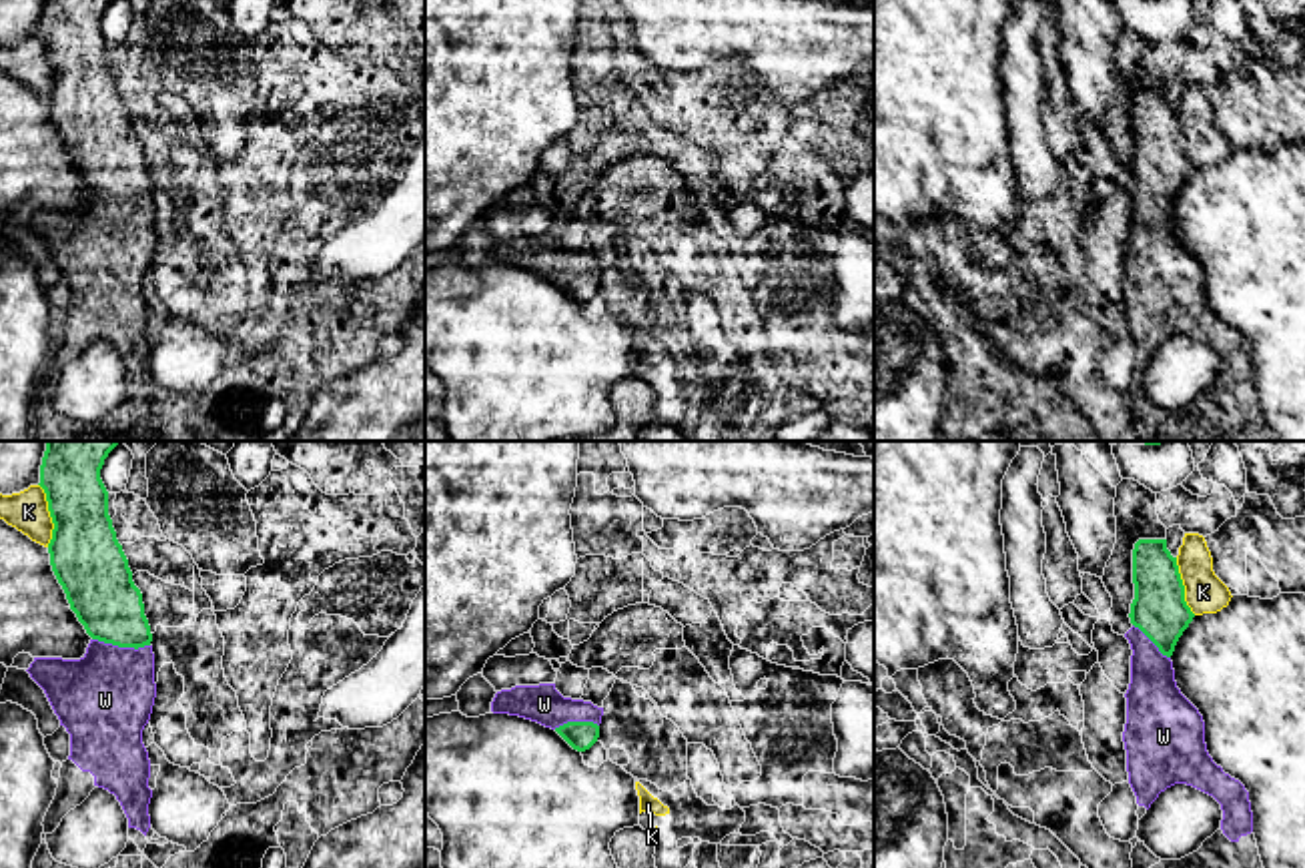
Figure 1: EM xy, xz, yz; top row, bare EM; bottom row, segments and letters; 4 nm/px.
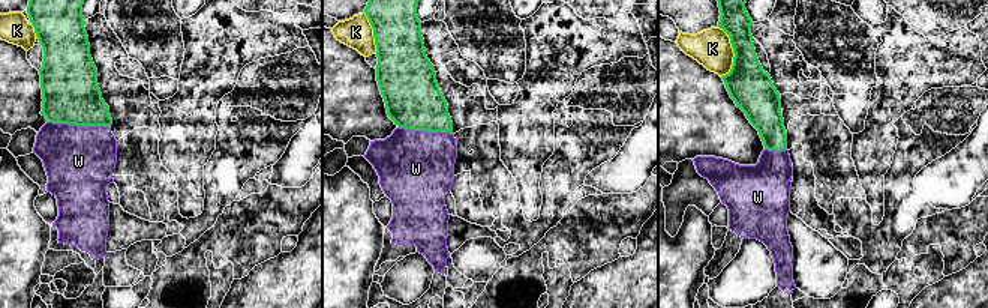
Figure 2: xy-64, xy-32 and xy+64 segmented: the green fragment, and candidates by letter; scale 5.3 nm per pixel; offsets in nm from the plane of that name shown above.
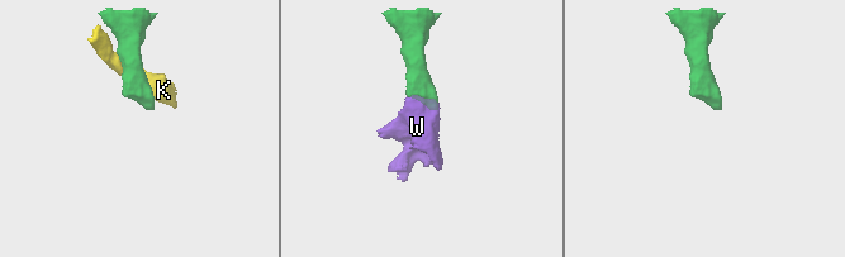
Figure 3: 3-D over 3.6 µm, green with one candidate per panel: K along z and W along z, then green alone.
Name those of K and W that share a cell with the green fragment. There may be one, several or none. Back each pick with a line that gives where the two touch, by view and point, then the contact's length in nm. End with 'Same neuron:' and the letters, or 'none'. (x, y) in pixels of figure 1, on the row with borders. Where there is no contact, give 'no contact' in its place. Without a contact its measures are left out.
W: meets green in xy at (121, 646); contact 240 nm long
Same neuron: W

